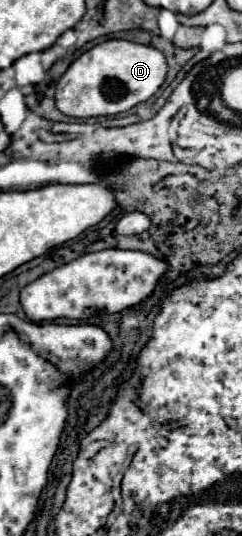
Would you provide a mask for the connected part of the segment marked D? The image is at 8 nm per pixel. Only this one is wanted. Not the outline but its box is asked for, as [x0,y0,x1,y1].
[56,39,168,119]

